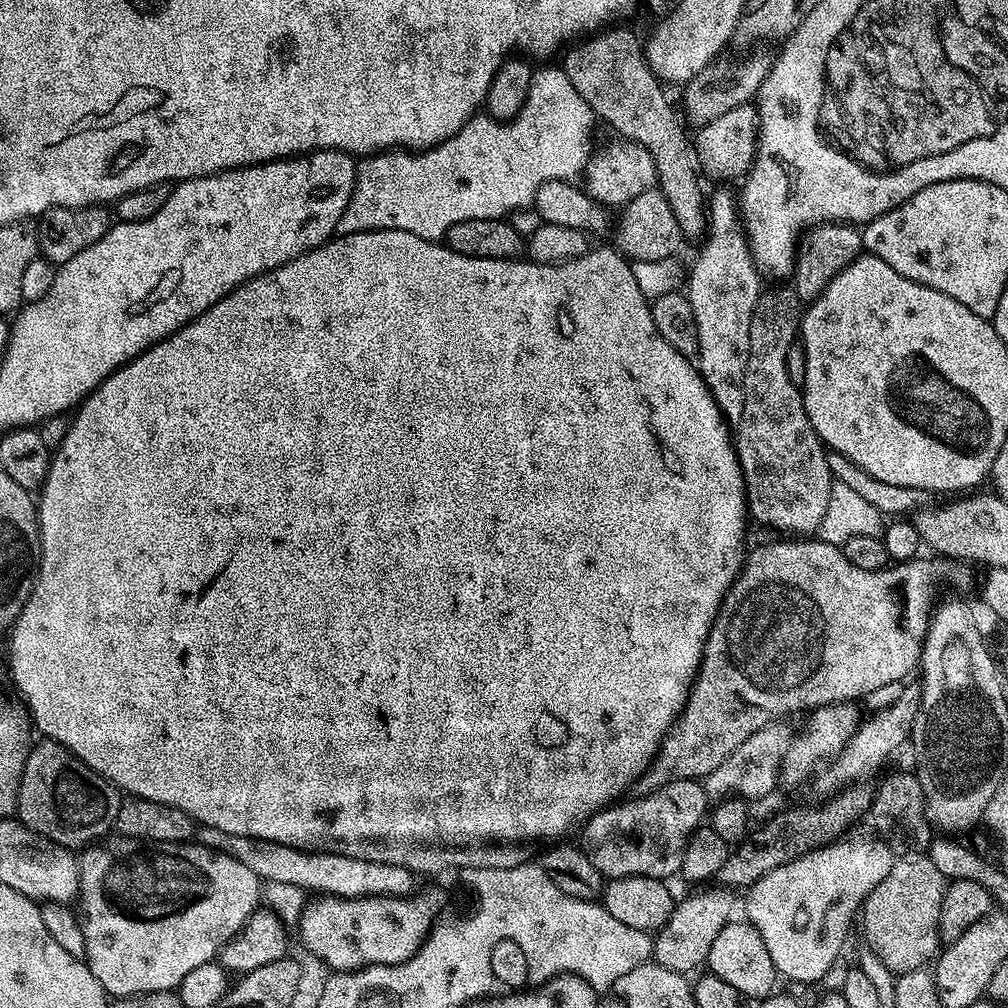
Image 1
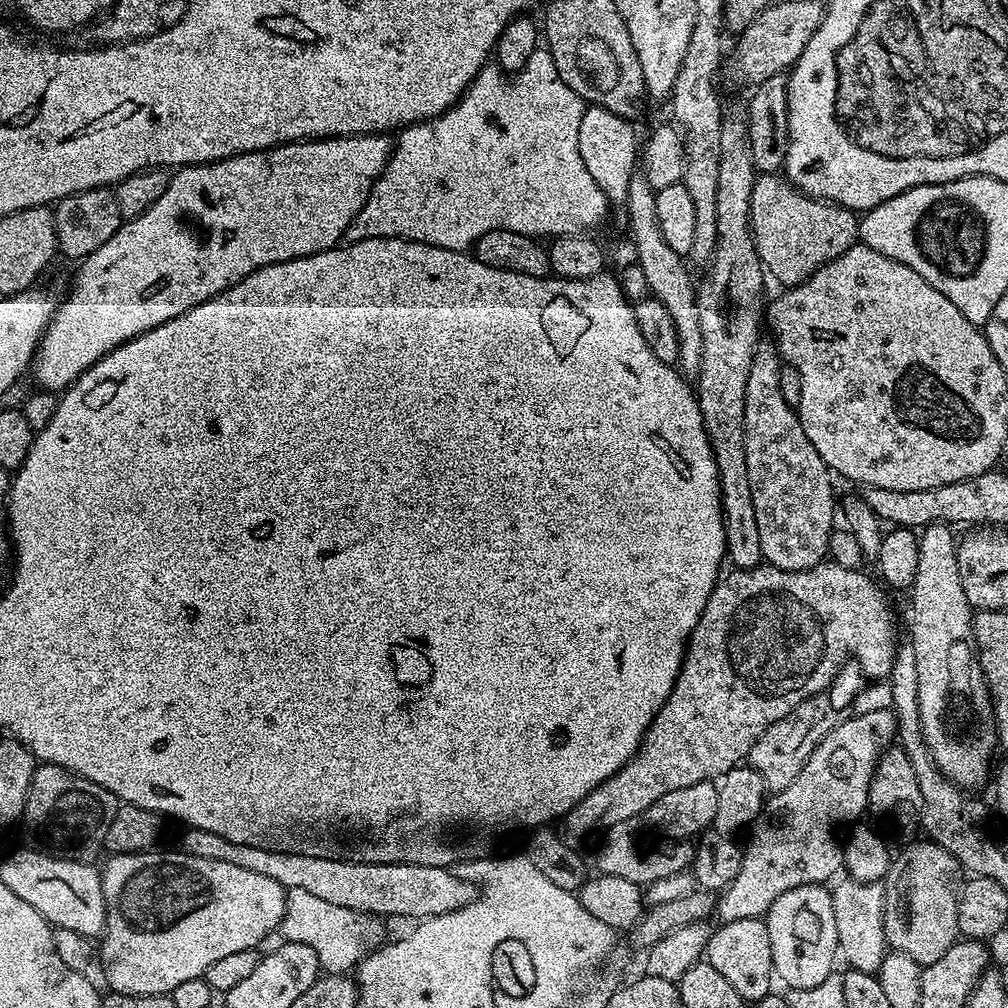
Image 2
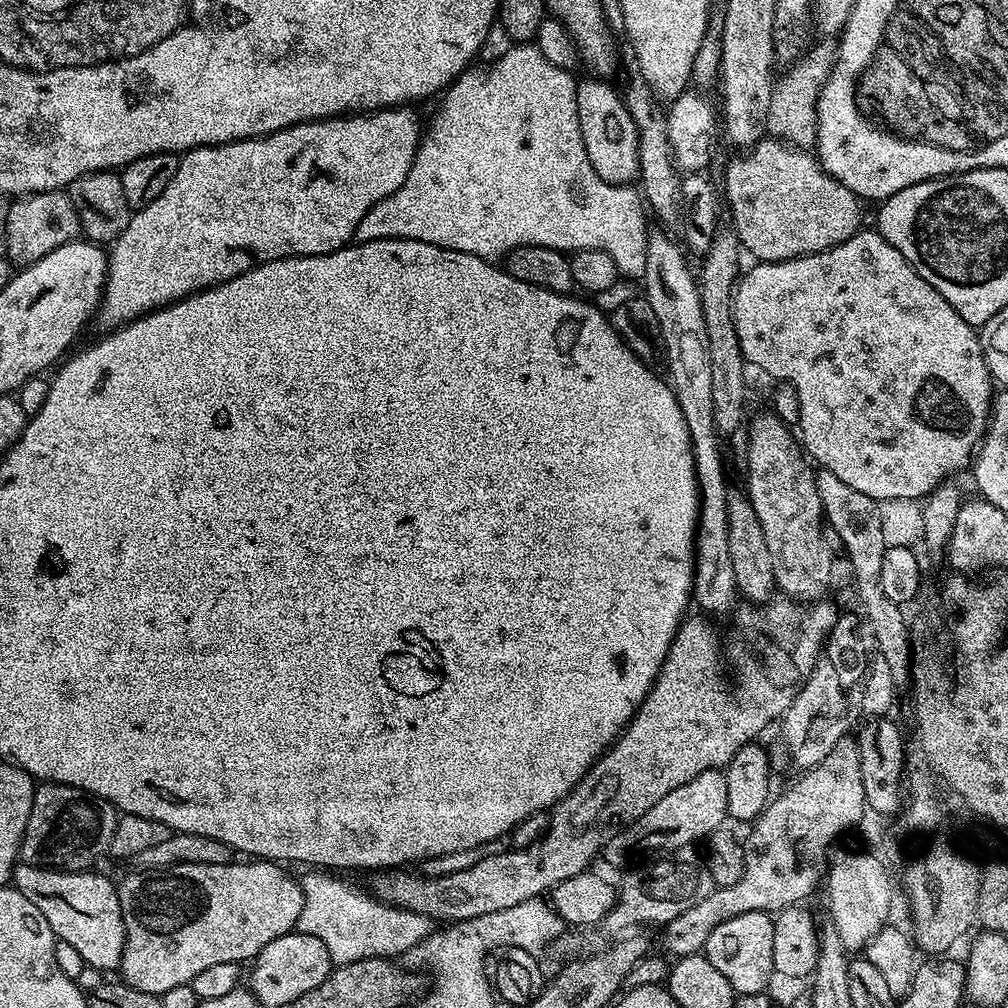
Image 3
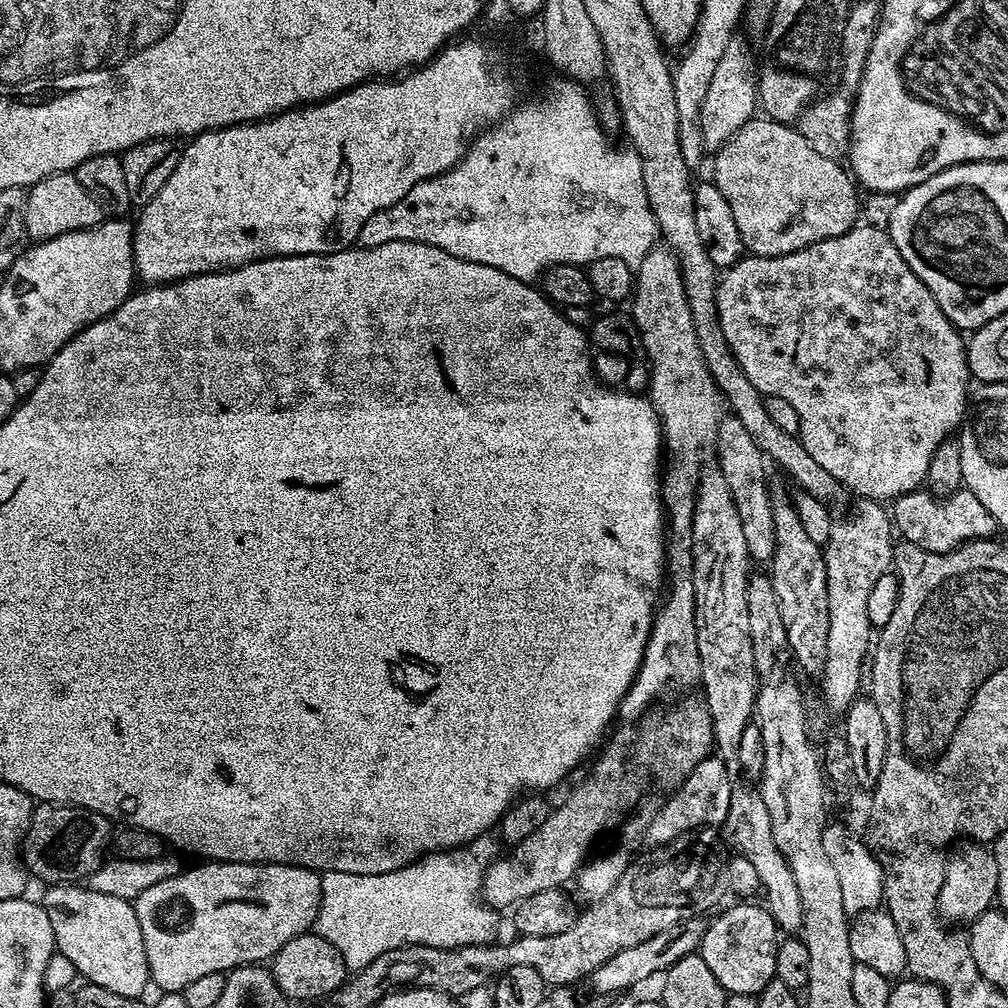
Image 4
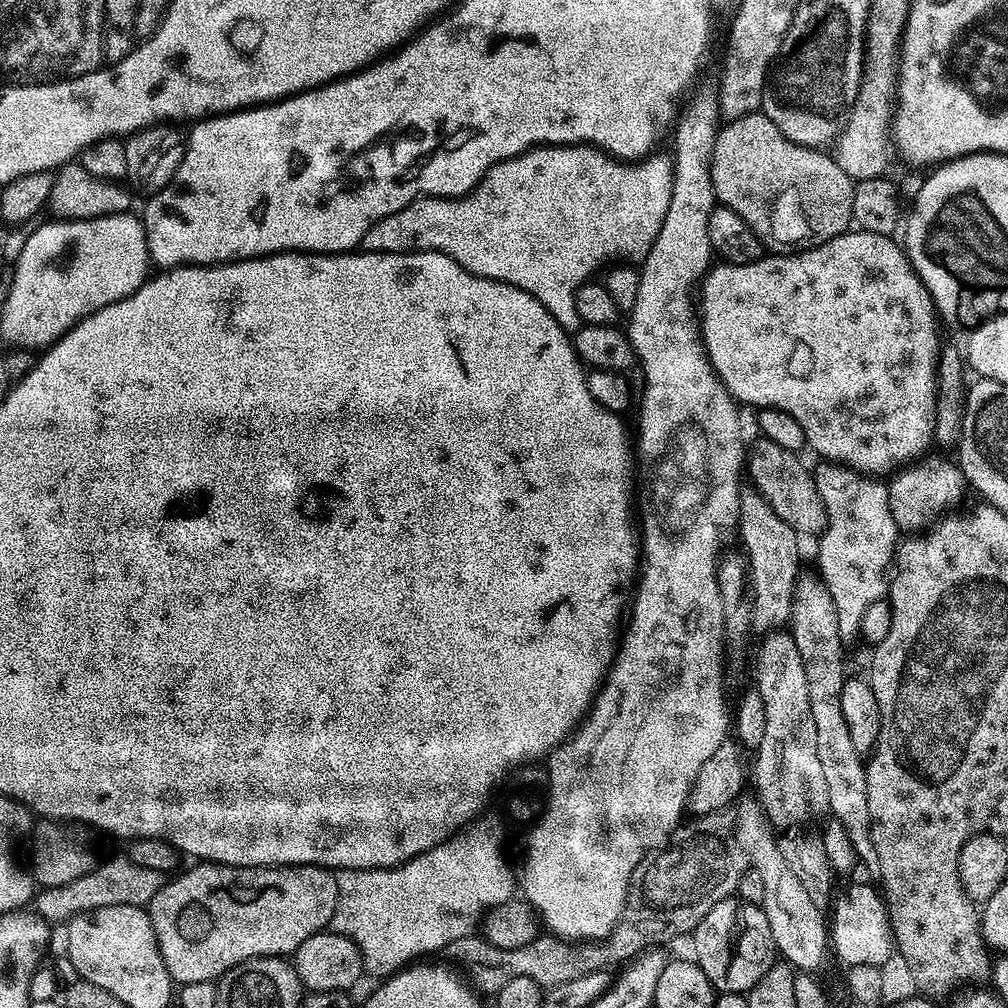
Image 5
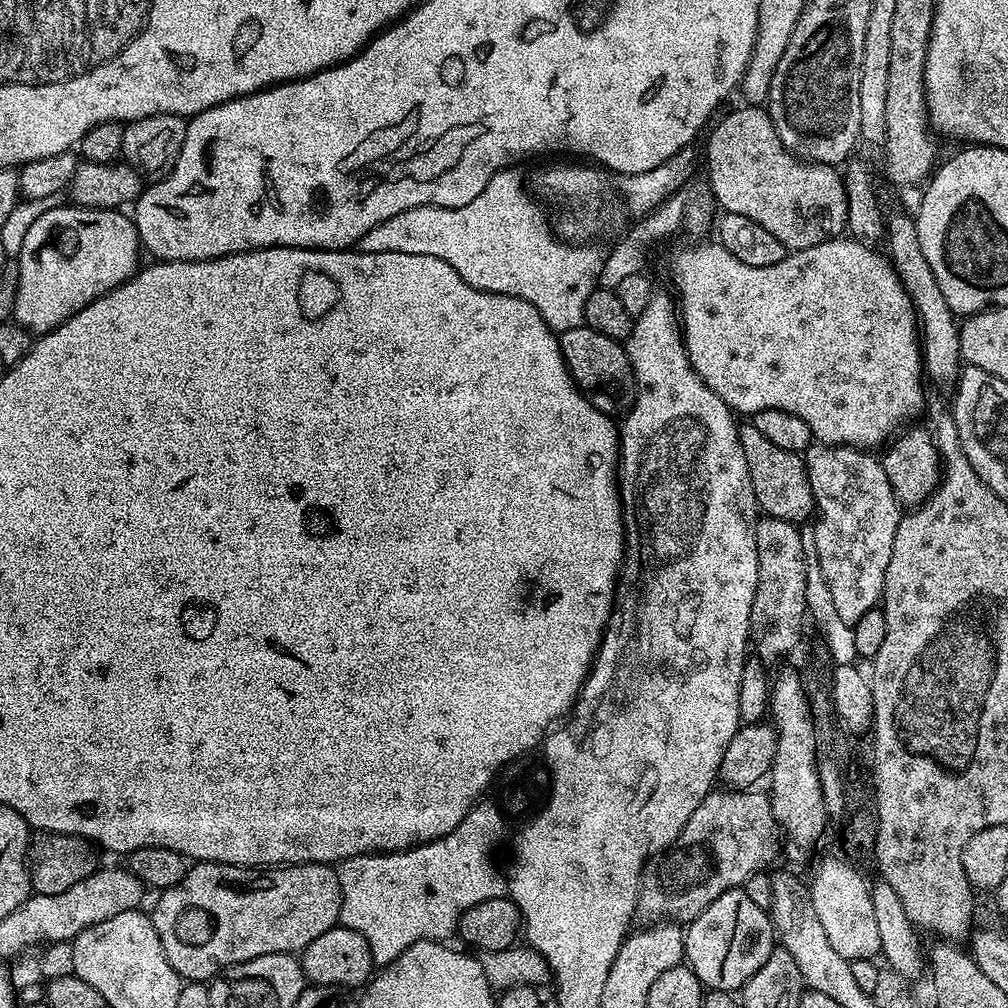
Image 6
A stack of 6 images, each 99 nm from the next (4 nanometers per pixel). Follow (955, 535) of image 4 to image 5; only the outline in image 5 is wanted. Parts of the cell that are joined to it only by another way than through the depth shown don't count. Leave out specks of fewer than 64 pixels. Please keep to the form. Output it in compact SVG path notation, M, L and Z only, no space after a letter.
M933 454L899 469L887 481L890 514L897 529L904 534L920 534L933 527L945 514L951 513L964 500L966 481L959 463L942 460Z

